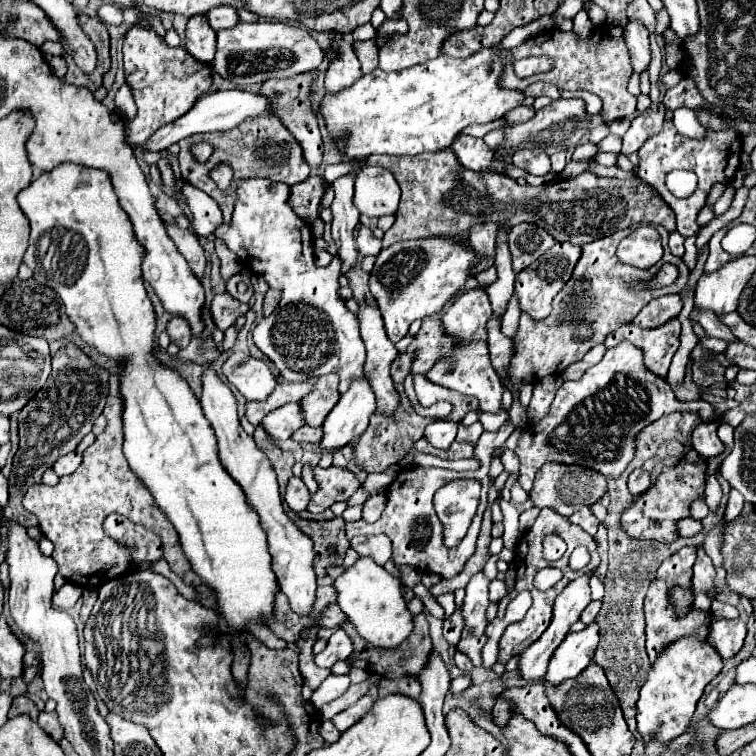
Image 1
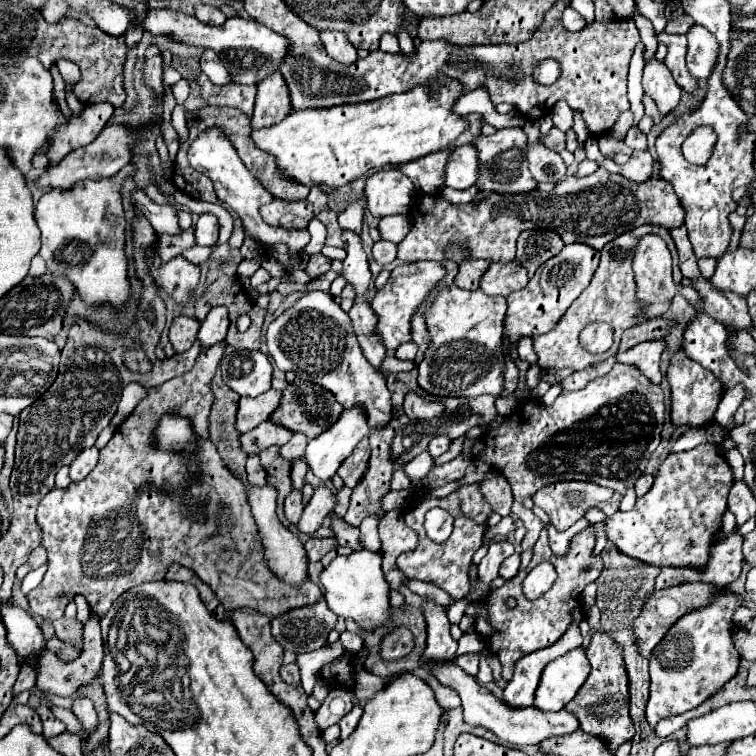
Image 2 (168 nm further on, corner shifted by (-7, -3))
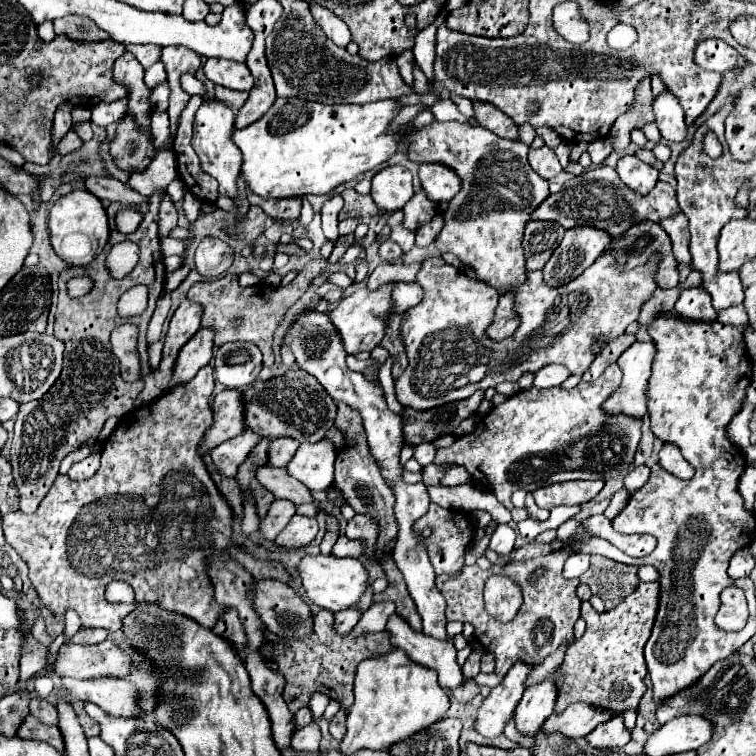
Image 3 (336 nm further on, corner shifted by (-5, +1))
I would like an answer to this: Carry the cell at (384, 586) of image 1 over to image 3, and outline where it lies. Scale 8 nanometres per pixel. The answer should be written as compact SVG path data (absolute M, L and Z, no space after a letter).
M308 555L308 557L304 557L304 559L300 561L298 571L300 571L302 585L304 585L306 593L308 593L308 597L310 597L316 605L320 605L320 607L324 607L324 609L328 609L328 611L332 611L332 613L354 607L354 605L360 601L360 597L364 595L364 591L368 589L368 577L370 577L370 575L368 575L368 569L366 569L364 563L362 563L360 559L356 559L356 557Z

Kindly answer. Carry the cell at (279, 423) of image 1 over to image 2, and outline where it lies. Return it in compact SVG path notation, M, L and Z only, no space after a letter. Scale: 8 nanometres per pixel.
M270 421L260 423L258 427L254 427L252 431L248 431L246 435L240 435L240 447L246 455L258 455L260 451L268 449L270 445L286 445L288 439L294 433L280 427L280 425L272 425Z

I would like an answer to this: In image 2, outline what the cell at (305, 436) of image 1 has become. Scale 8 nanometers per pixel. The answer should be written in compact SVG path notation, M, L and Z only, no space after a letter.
M294 433L292 439L290 439L284 447L280 447L280 455L292 463L294 459L300 459L300 457L302 457L302 451L306 449L306 443L308 443L306 435Z

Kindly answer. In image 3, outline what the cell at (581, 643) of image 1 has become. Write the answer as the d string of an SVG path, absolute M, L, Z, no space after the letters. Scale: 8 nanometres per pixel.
M560 667L552 671L542 683L532 685L524 691L524 697L518 703L514 715L516 727L524 735L536 735L542 721L554 713L554 705L558 697L558 685L556 685L558 675L560 675Z

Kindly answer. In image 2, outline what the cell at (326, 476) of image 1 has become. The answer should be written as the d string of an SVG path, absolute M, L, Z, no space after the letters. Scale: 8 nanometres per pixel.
M318 487L314 491L310 505L304 507L304 513L296 525L298 531L304 535L314 535L316 529L322 525L322 521L328 517L328 513L334 511L334 505L336 505L336 497L326 487Z

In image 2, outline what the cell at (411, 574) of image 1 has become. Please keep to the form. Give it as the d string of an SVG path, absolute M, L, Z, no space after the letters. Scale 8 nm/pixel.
M386 513L380 521L380 539L382 539L382 571L392 589L404 585L404 573L396 567L396 557L404 551L410 551L418 545L418 535L404 525L400 513Z

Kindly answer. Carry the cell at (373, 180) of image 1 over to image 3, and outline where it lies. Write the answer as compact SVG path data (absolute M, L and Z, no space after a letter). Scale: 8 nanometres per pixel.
M392 165L378 171L372 179L370 195L374 203L388 213L402 209L414 195L412 173L402 165Z

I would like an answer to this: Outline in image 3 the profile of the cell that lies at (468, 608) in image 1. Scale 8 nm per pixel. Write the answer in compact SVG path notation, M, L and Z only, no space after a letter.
M498 525L490 537L490 549L500 555L506 555L514 549L514 539L516 539L516 533L510 525Z

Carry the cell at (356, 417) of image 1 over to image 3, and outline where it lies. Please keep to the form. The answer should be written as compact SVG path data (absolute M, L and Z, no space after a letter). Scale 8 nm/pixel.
M322 439L318 443L300 443L286 469L310 491L328 489L334 483L336 455L338 453L330 439Z

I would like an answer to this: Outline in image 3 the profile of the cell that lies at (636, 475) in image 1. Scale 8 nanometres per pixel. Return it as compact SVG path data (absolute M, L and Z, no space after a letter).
M640 465L640 467L636 467L634 471L630 471L630 473L624 477L624 487L626 487L630 493L634 493L634 491L638 491L642 485L648 483L648 477L650 477L650 469L648 469L646 465Z

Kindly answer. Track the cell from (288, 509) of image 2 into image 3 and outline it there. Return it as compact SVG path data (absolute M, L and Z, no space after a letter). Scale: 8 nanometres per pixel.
M276 499L268 511L268 515L260 523L260 531L264 539L276 539L276 535L288 525L288 521L294 517L296 507L286 499Z

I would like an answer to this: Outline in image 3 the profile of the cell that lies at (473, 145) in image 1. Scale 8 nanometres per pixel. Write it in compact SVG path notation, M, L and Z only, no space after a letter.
M422 163L420 181L432 201L450 201L462 187L462 179L442 163Z

